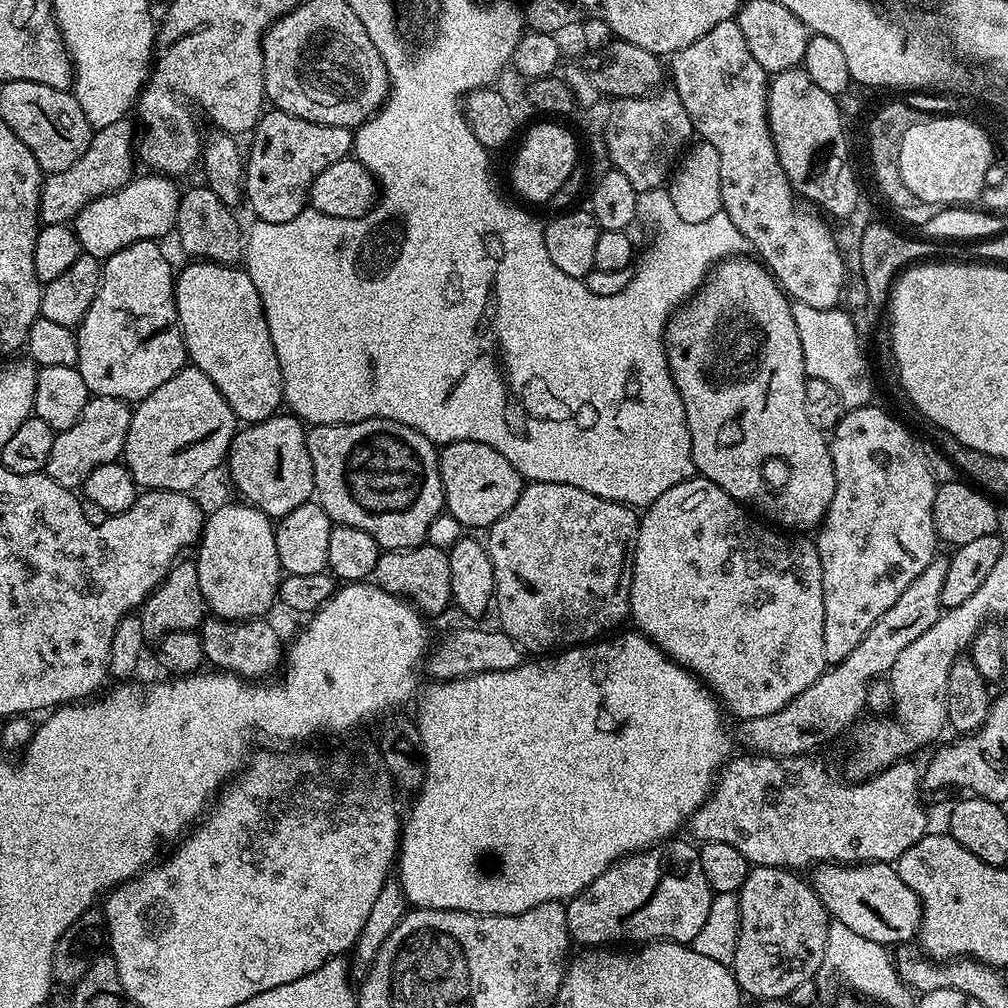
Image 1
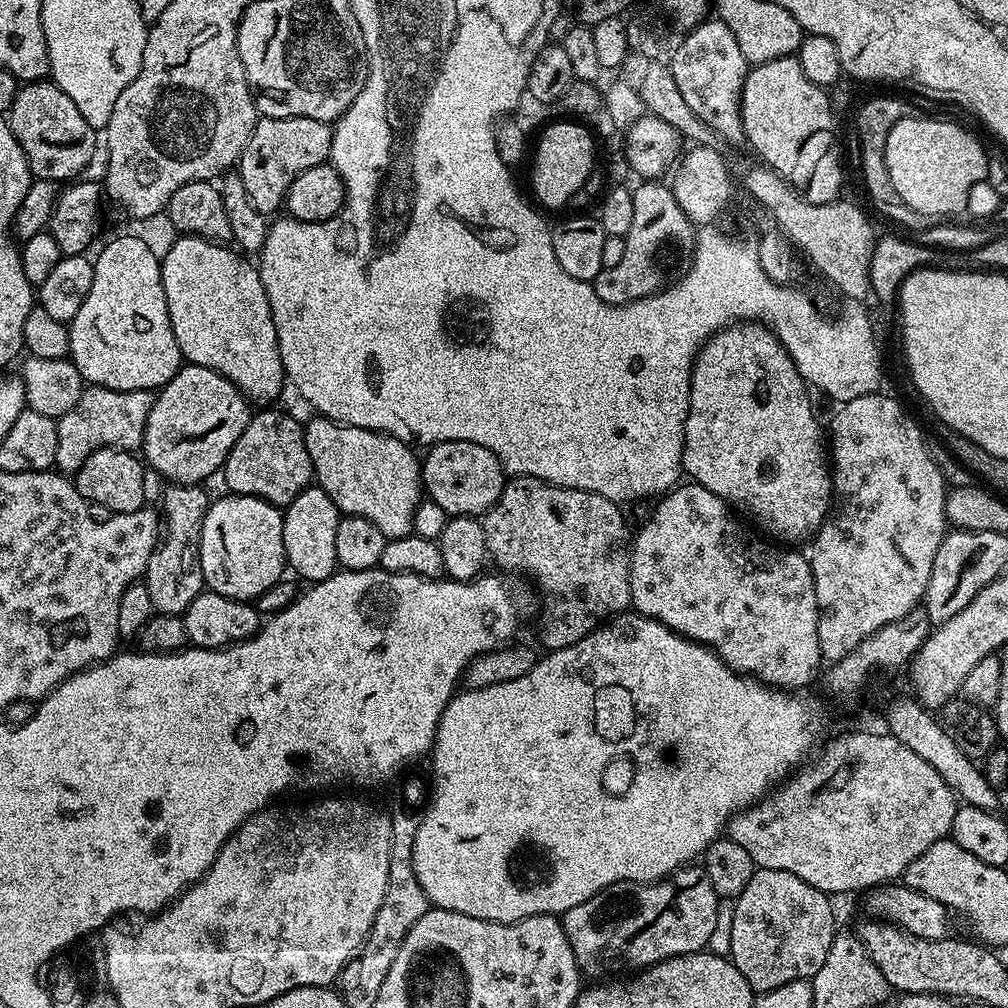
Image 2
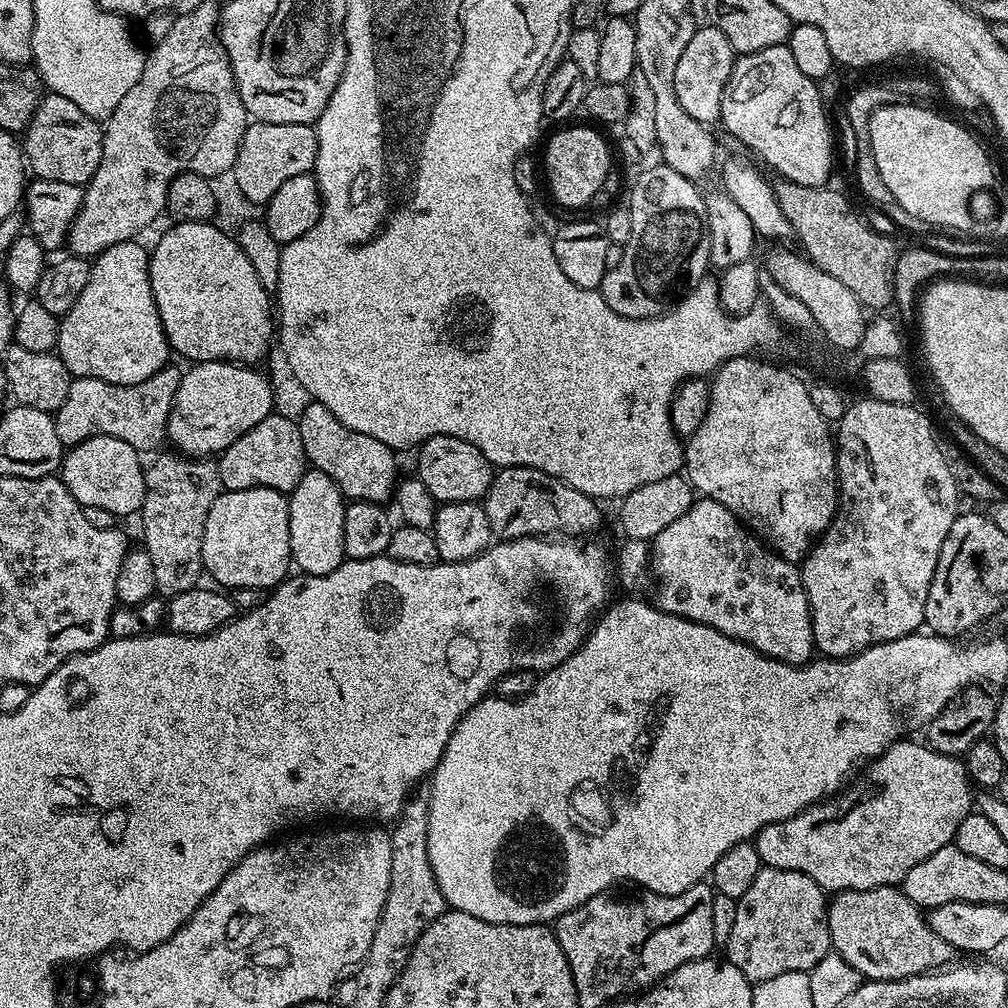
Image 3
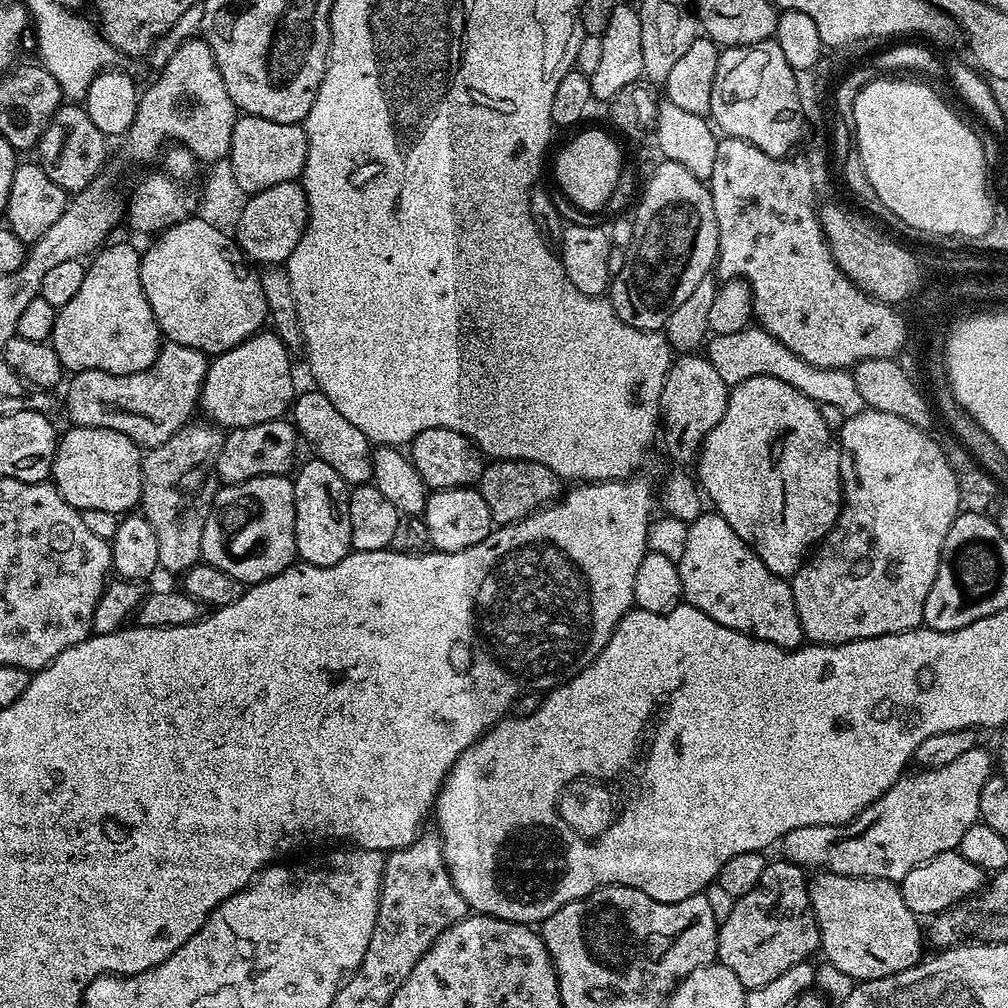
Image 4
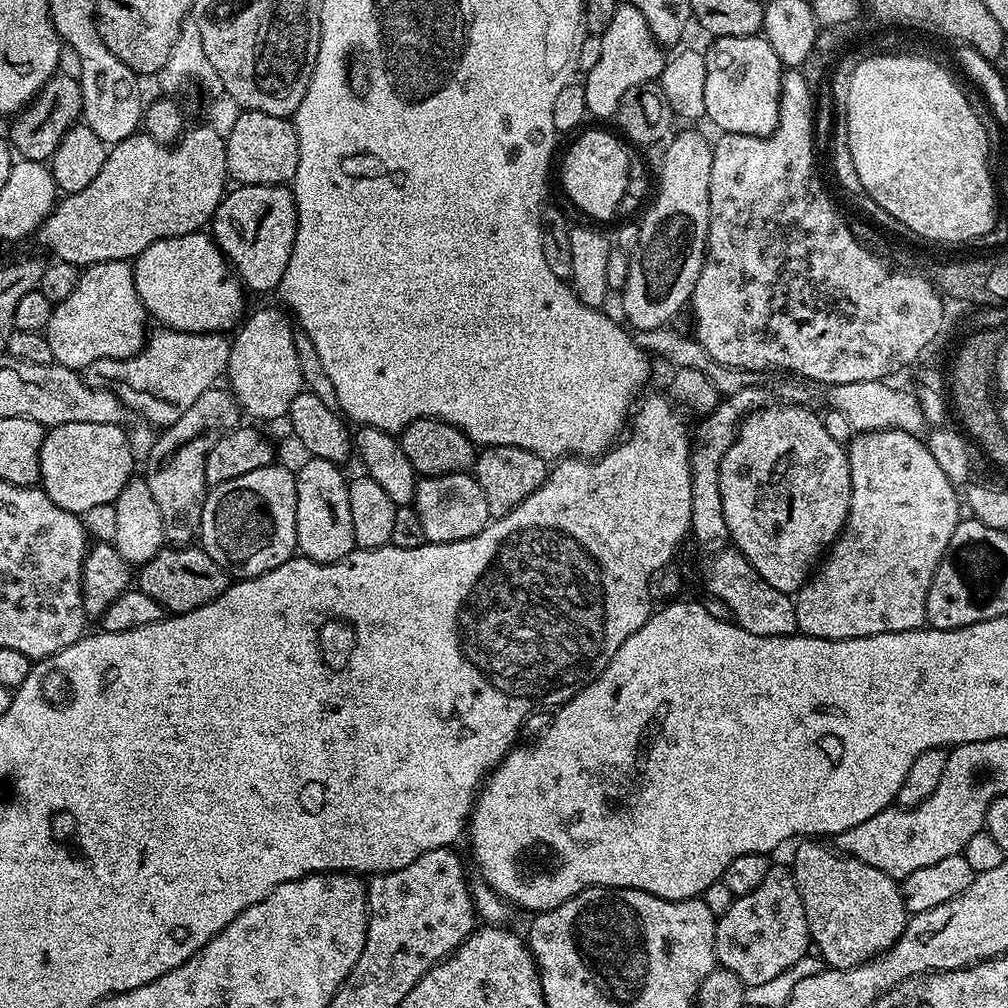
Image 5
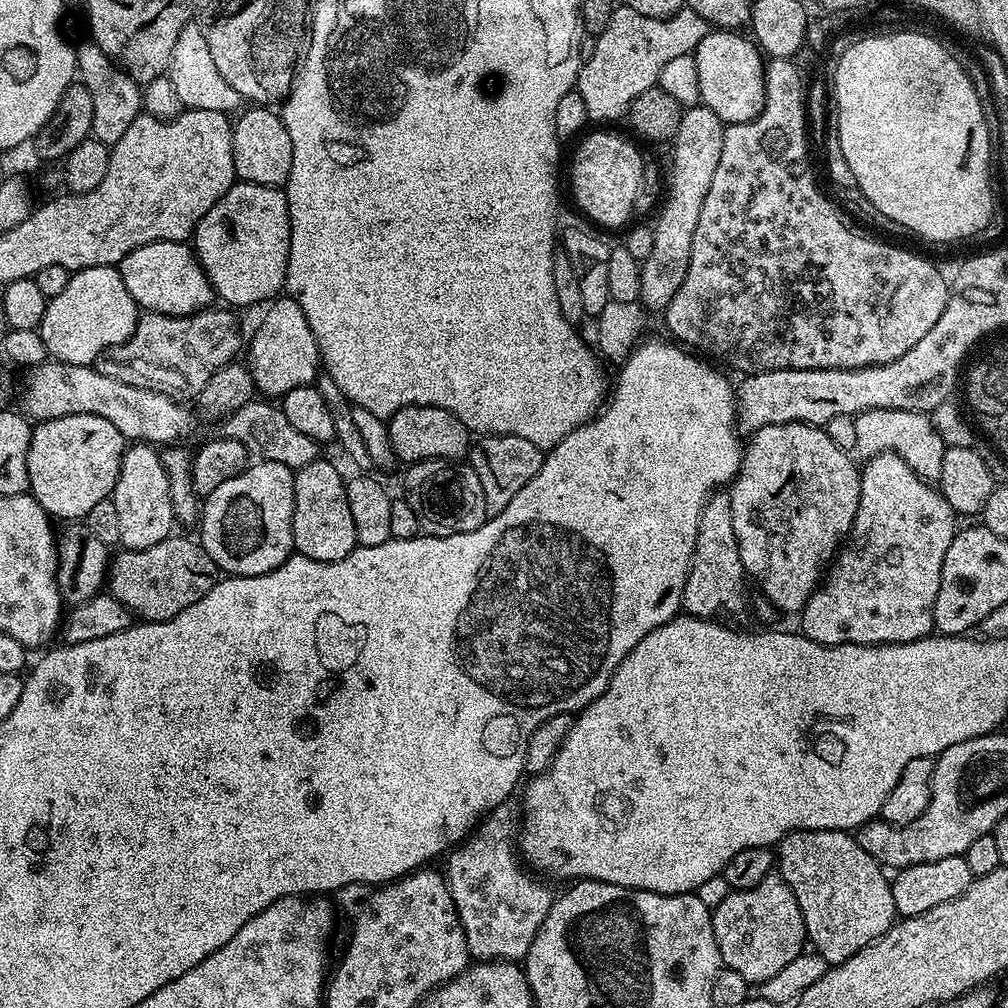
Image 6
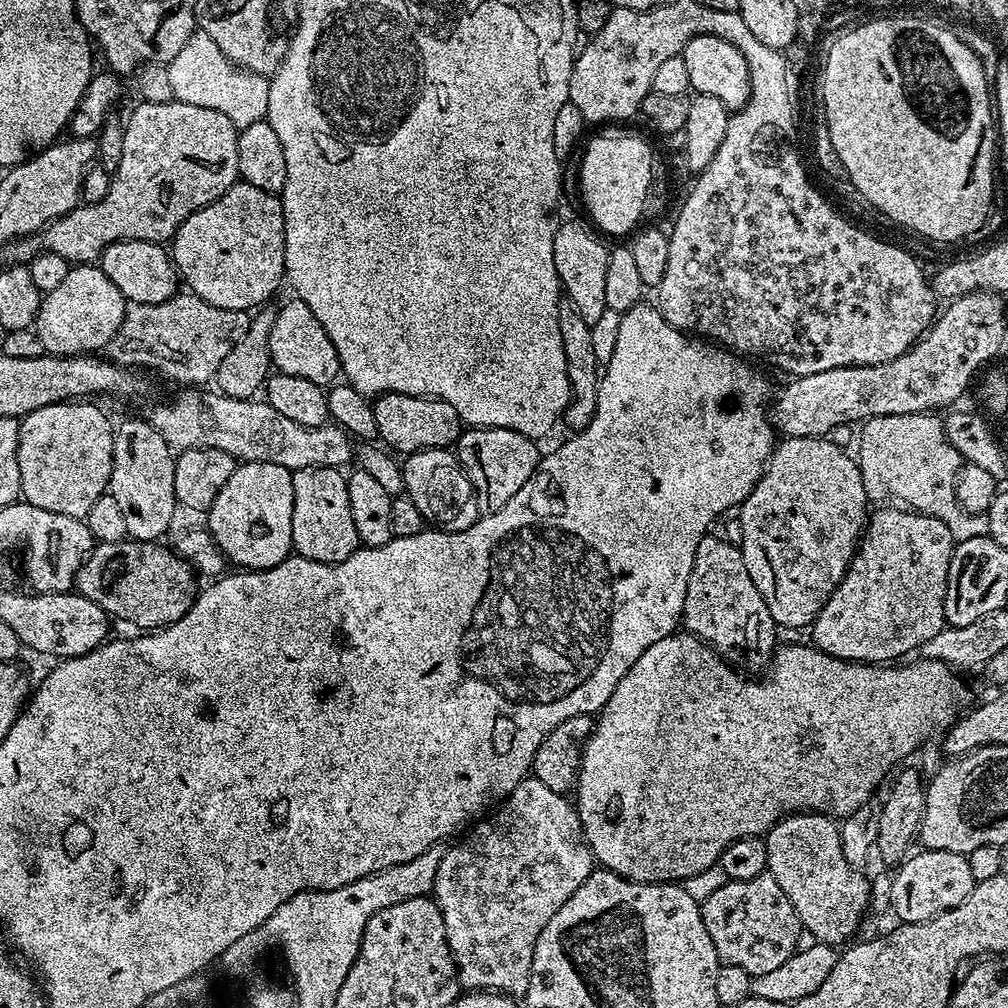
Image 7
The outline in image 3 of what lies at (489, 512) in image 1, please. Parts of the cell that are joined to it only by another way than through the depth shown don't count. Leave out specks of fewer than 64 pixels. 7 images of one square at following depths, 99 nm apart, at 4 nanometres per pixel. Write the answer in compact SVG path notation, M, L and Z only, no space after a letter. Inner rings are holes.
M435 436L419 445L416 454L415 479L420 480L422 486L426 486L426 490L430 490L432 497L440 504L471 500L480 502L487 496L492 485L494 466L484 457L482 450L478 450L478 446L462 438Z

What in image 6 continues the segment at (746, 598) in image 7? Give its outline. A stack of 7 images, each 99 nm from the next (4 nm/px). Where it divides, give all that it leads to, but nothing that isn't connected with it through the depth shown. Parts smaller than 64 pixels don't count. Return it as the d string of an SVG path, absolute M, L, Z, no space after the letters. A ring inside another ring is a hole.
M716 490L702 506L698 518L698 534L694 538L694 554L688 567L682 608L687 615L703 620L720 618L723 612L740 612L744 608L746 573L738 554L738 538L734 538L734 514L730 514L728 492Z

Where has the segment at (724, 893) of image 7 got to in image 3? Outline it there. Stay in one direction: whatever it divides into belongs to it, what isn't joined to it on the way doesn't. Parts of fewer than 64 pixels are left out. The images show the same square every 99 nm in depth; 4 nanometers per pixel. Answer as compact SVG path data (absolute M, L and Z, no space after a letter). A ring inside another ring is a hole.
M761 867L754 886L736 901L726 958L753 982L787 972L811 972L833 951L828 905L825 889L819 888L806 874Z

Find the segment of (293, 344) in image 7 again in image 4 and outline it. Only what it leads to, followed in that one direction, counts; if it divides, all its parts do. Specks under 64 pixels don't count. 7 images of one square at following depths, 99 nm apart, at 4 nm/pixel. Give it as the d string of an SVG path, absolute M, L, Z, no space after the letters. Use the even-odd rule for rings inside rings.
M273 330L256 332L249 340L244 340L220 356L211 357L204 385L200 390L199 411L201 413L204 411L209 416L205 417L213 425L224 430L258 426L262 422L281 419L291 409L298 392L298 388L292 385L292 360L287 346L276 332Z

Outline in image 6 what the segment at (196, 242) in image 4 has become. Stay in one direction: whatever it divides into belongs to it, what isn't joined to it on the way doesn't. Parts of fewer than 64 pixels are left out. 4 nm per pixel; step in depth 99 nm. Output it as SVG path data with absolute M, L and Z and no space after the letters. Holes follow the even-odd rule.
M159 240L138 246L138 250L120 260L118 267L122 282L126 282L126 290L130 290L130 298L134 298L143 311L161 312L167 316L193 316L213 303L212 287L187 243Z

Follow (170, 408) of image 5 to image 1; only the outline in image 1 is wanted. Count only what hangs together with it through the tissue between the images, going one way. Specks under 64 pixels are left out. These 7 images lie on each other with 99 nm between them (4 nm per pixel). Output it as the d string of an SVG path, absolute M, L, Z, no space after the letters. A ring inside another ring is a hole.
M92 396L82 406L82 414L78 414L78 422L70 426L70 430L56 433L54 446L50 446L50 462L46 462L44 472L58 486L79 489L90 478L90 470L98 470L103 464L117 463L124 455L126 430L130 430L130 418L133 405L127 400L110 398L109 396Z

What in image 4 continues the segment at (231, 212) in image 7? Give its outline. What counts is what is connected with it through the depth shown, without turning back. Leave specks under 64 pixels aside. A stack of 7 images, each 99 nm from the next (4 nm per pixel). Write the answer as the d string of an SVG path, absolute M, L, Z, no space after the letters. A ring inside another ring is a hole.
M296 180L278 182L278 186L251 193L245 199L234 229L234 239L249 261L262 264L260 266L280 266L294 254L294 246L298 246L298 238L302 238L307 225L308 199L303 183Z

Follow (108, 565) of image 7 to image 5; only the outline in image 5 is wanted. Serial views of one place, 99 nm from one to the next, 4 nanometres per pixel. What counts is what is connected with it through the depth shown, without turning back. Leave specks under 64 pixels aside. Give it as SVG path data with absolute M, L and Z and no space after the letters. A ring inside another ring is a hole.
M166 546L150 562L141 565L136 576L140 591L149 594L165 611L175 615L208 605L227 590L229 583L225 569L198 546Z

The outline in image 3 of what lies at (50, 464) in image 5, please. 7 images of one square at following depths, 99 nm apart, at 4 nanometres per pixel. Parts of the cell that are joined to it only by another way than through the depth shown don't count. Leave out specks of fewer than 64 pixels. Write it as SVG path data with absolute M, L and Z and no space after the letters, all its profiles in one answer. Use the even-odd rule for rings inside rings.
M95 436L86 438L86 442L71 445L64 453L64 463L58 473L66 490L80 503L81 508L98 506L102 510L110 510L117 518L135 517L144 501L144 473L141 453L136 451L130 442L122 442L122 438Z

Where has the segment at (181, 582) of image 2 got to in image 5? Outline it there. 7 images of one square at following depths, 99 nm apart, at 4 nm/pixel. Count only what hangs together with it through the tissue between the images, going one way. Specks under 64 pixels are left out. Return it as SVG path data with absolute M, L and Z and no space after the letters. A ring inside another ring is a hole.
M220 387L202 390L194 406L178 422L161 431L148 452L148 469L142 472L142 478L150 486L150 494L154 494L154 503L162 514L164 539L172 546L188 546L199 537L202 506L210 491L206 482L206 458L218 438L242 424L239 402L227 387Z

